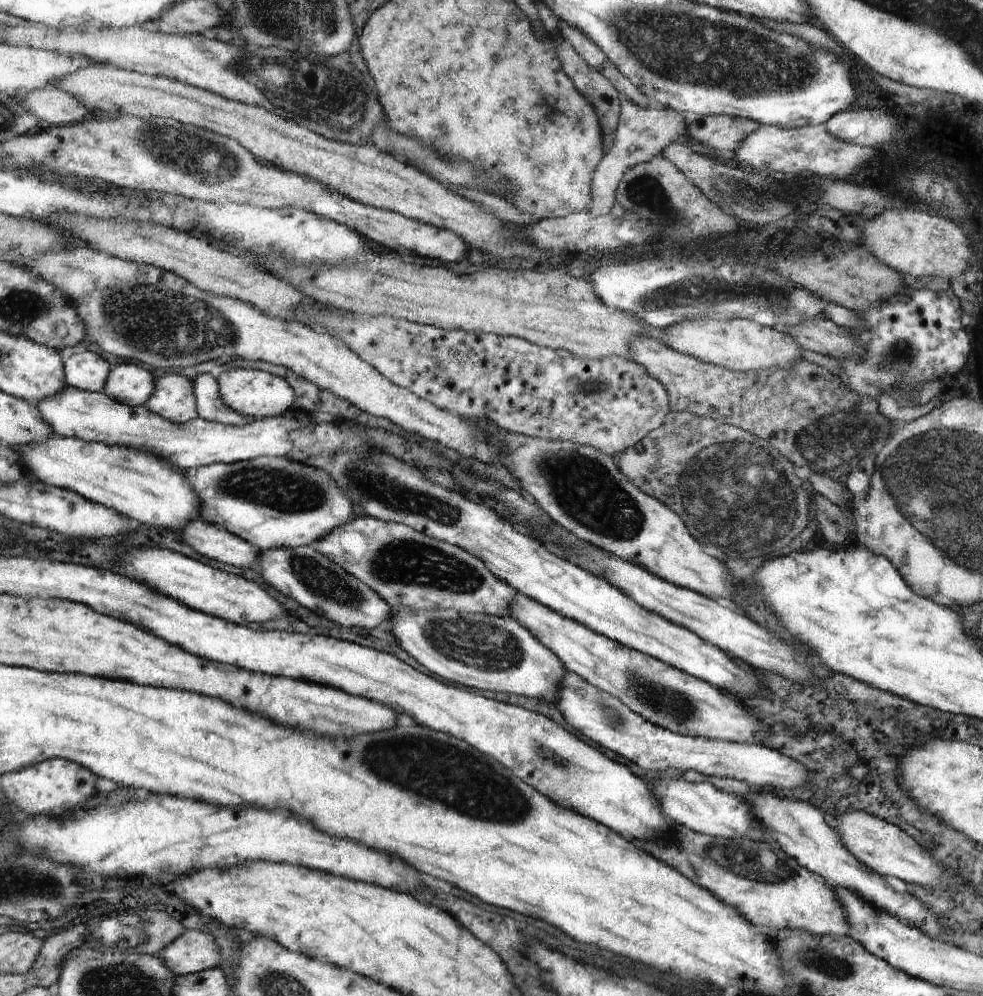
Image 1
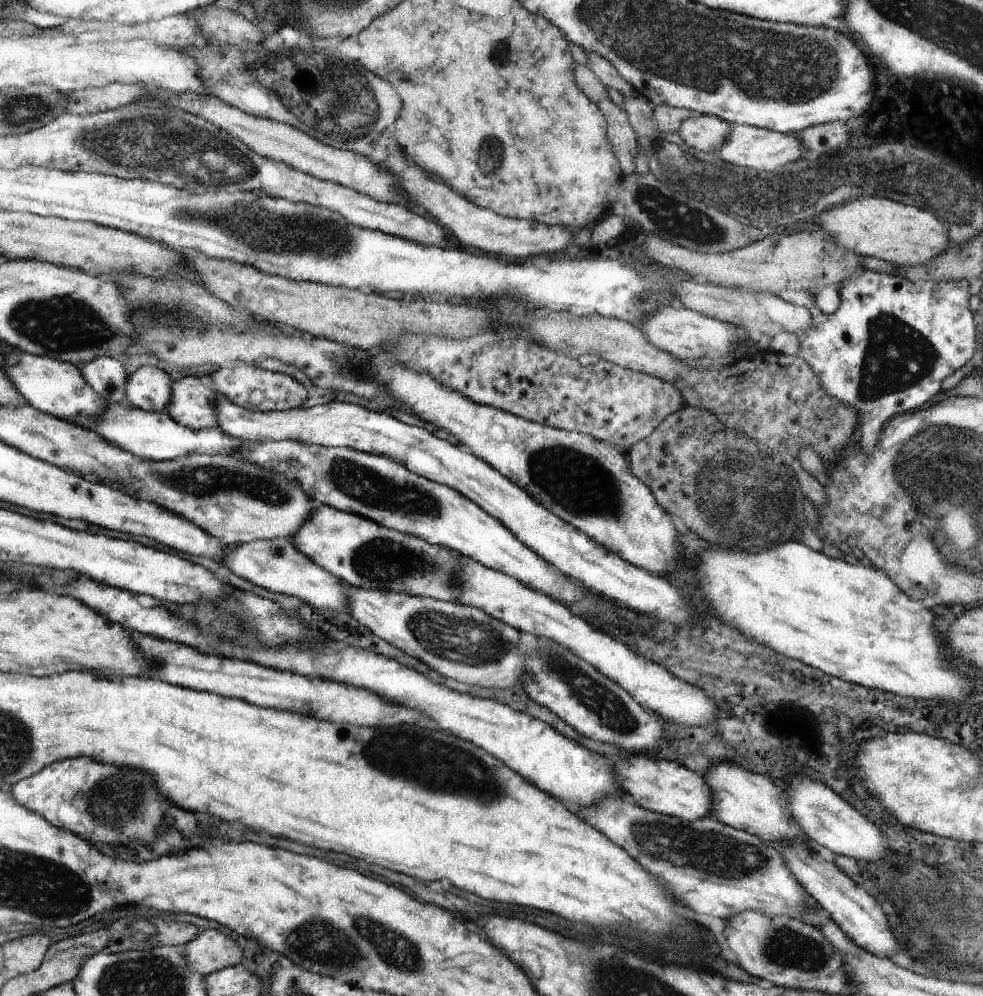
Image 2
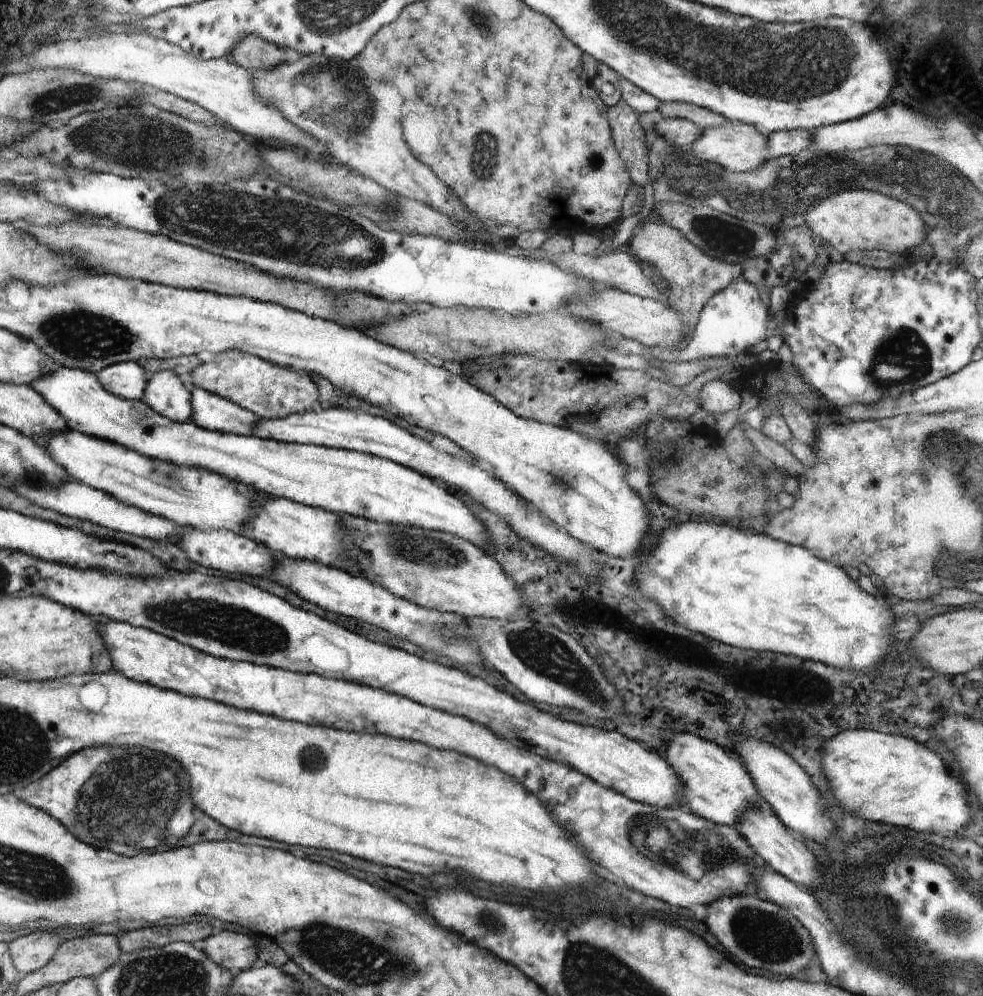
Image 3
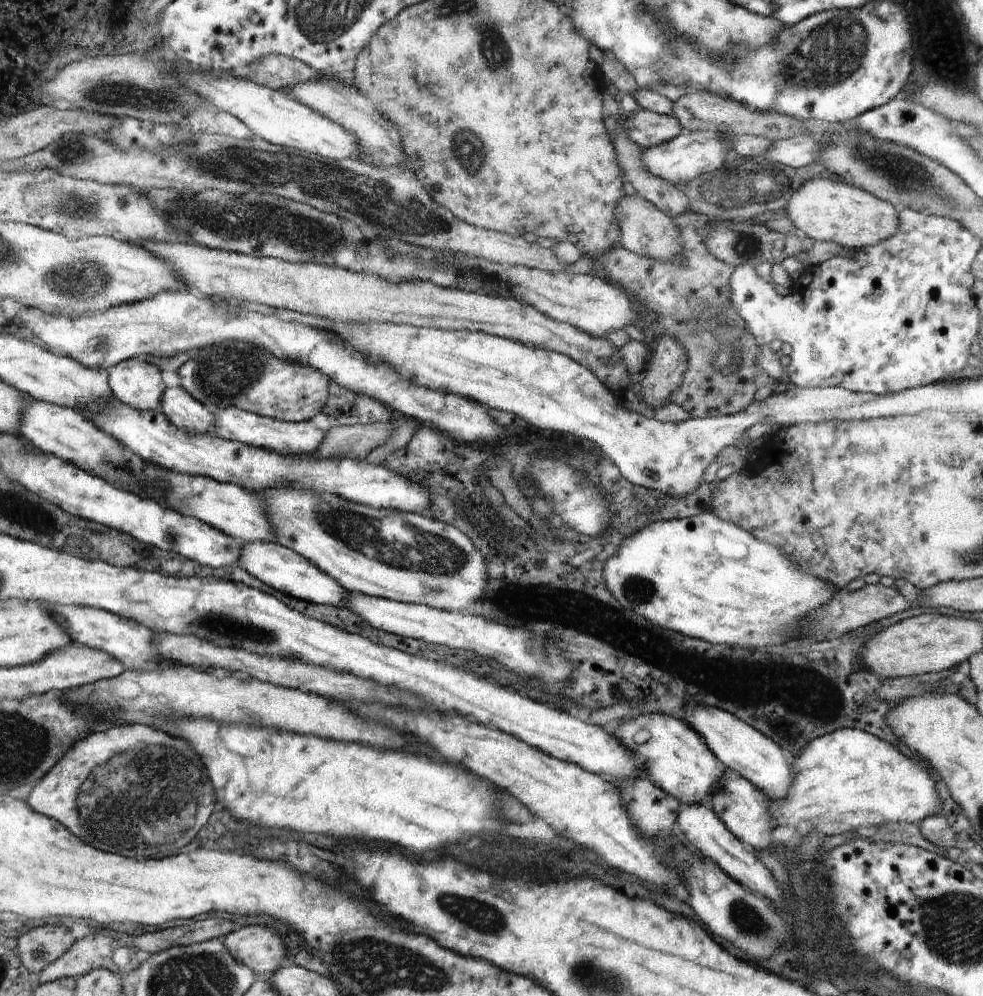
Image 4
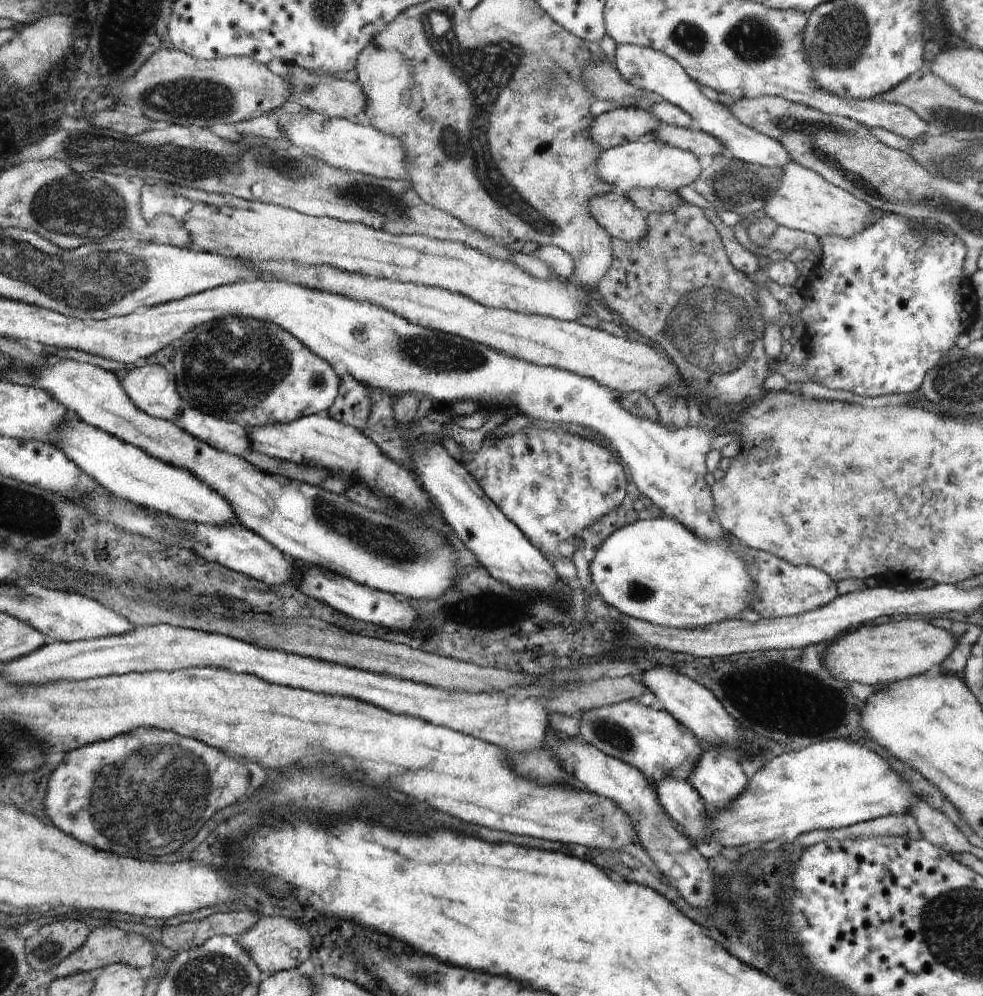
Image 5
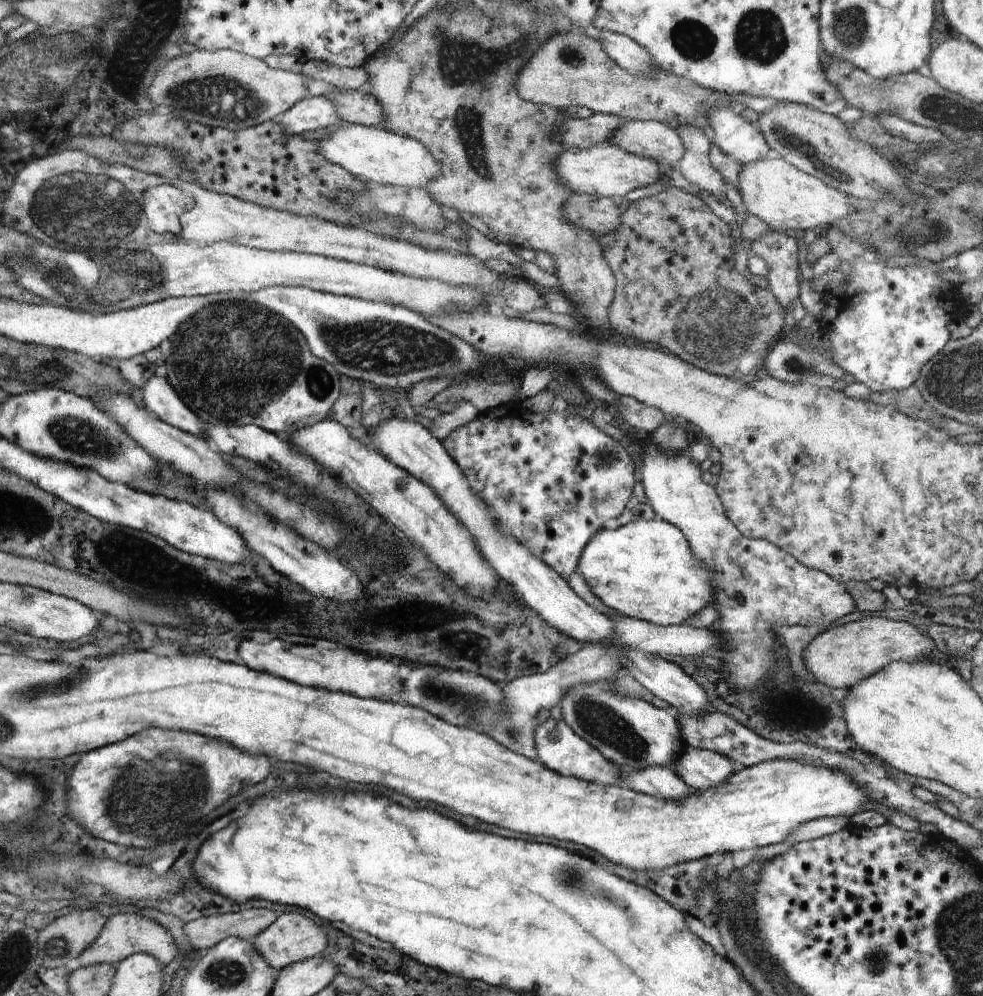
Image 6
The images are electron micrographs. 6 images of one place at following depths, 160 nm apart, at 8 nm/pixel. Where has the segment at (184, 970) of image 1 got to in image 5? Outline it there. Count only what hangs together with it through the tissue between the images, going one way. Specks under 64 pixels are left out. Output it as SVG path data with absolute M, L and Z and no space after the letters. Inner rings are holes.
M282 916L262 917L252 926L250 930L244 932L240 936L240 940L236 940L238 946L250 955L250 958L260 968L263 976L270 972L280 972L288 970L288 968L296 968L300 966L312 950L312 936L306 928L302 928L302 924L298 924L296 920L290 918L282 918Z

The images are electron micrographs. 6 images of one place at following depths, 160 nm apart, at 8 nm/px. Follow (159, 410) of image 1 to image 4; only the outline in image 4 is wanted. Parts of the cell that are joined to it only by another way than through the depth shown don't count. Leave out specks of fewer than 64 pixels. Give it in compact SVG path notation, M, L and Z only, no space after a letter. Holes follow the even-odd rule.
M226 406L226 408L218 408L218 412L214 414L216 418L215 435L225 440L236 440L247 446L256 446L268 452L276 452L276 454L311 454L315 452L324 438L324 432L316 428L312 421L300 423L288 423L269 417L262 417L238 409L236 406Z

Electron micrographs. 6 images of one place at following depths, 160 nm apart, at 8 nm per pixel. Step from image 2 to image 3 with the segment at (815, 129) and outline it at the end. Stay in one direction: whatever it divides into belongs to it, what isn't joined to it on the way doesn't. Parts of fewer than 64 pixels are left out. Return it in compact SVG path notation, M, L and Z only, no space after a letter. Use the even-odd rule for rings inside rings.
M793 129L772 132L767 138L766 154L768 154L768 159L798 155L812 146L812 131L810 130Z

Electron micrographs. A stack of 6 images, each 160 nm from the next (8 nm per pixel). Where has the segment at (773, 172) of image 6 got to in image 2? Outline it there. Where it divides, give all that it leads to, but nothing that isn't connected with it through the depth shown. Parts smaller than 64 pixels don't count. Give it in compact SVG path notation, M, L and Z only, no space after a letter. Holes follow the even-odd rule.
M882 197L856 198L816 216L816 224L834 236L844 250L862 257L874 257L896 267L918 266L940 258L949 243L948 226L928 210Z

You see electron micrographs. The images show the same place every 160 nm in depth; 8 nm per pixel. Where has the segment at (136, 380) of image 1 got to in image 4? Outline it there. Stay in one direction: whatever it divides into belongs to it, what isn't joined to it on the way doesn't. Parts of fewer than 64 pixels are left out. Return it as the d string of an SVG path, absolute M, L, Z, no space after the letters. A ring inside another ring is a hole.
M181 385L166 388L160 410L177 428L192 434L215 436L216 418L213 412L183 390Z

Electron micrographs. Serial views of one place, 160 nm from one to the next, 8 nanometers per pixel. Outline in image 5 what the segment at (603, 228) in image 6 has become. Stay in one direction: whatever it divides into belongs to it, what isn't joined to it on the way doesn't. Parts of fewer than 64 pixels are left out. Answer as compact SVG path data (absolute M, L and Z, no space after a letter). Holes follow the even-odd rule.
M600 194L590 202L590 214L612 238L626 242L642 242L646 238L646 216L626 195Z

